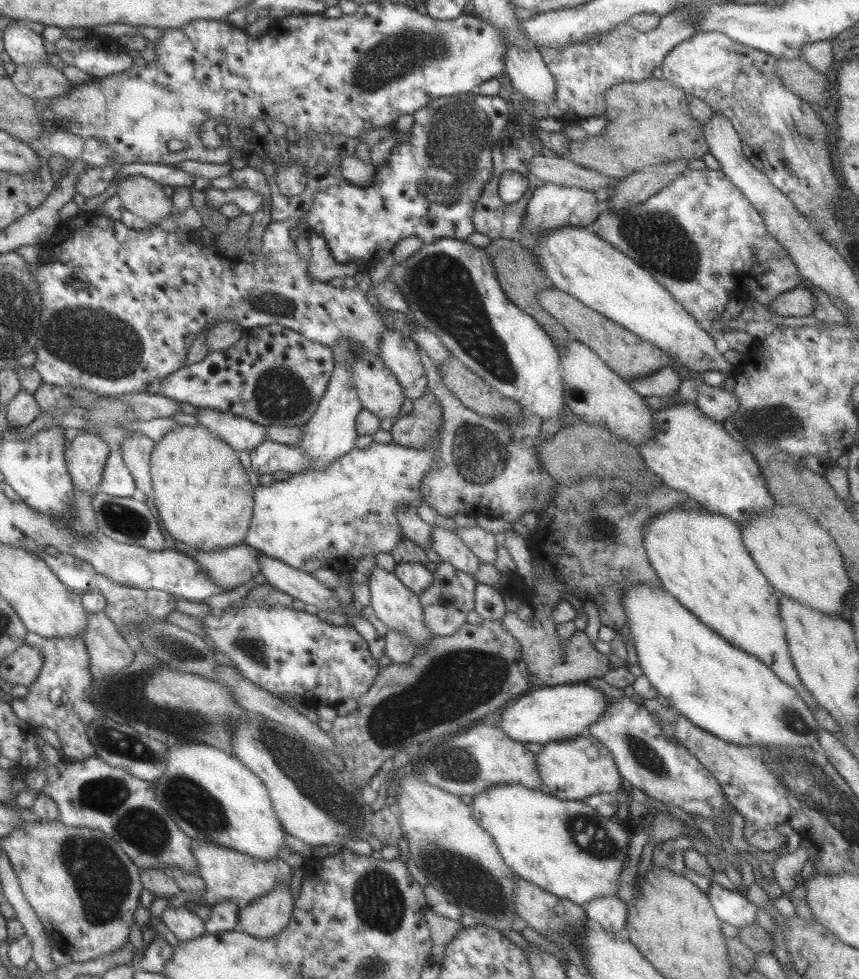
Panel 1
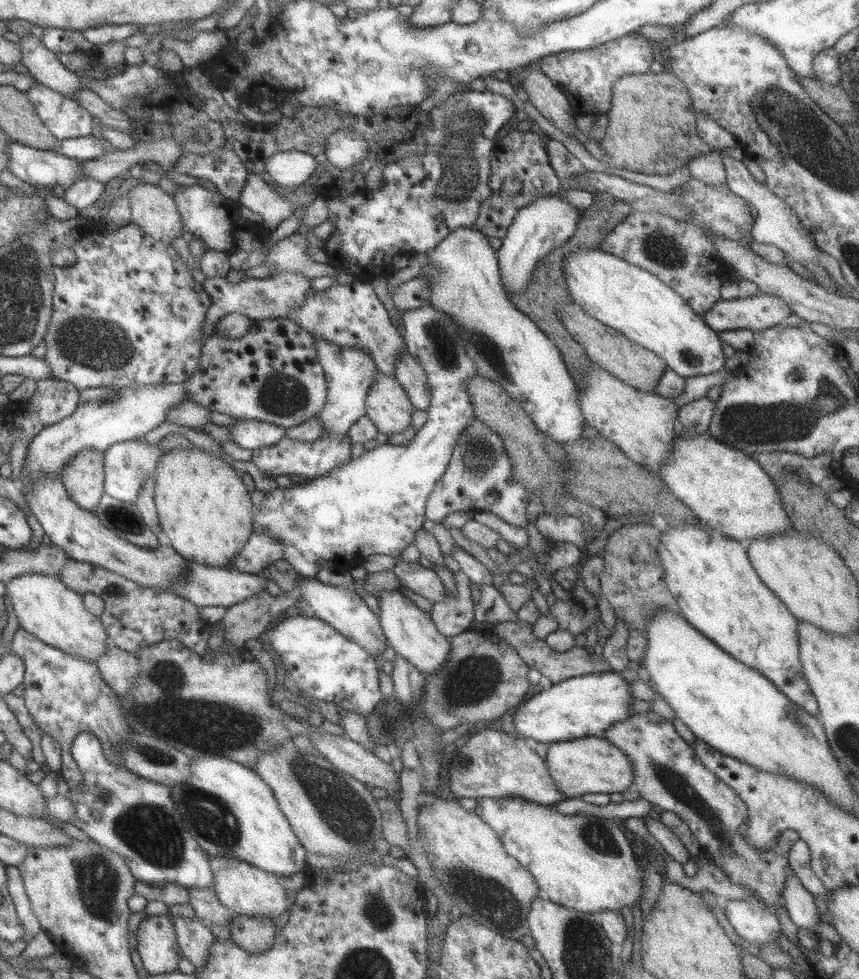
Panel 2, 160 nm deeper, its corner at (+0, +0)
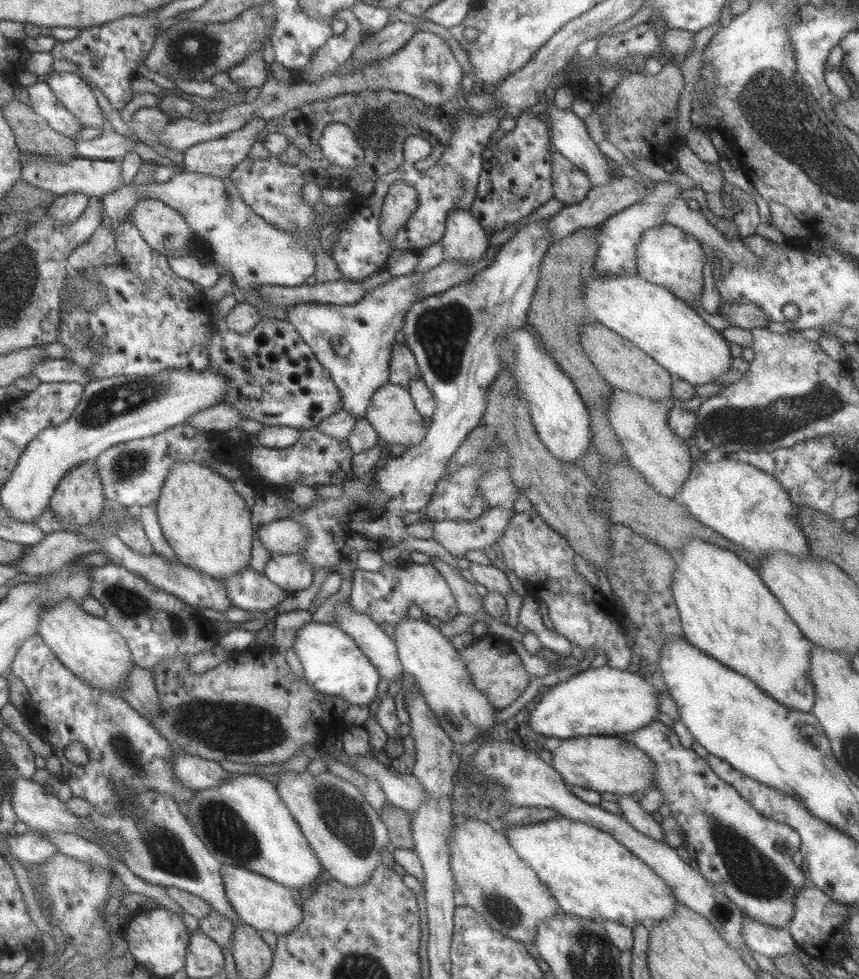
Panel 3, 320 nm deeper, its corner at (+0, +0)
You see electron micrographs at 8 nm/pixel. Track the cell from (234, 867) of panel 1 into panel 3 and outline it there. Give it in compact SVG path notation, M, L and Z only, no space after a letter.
M220 865L224 891L237 918L257 932L268 930L275 935L291 932L302 919L302 901L299 890L281 886L269 878L237 866Z

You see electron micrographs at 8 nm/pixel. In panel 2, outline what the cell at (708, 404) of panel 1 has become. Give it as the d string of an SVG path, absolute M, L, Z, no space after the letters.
M706 397L688 402L678 408L676 414L676 422L680 424L681 434L702 434L706 432L709 421L711 420L711 413L714 409L714 403L709 401Z

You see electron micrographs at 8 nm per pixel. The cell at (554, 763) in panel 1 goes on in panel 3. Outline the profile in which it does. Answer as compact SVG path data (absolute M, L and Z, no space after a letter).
M590 736L561 740L558 748L551 752L550 766L561 775L567 786L588 788L597 793L617 795L644 793L651 788L655 766L647 754L637 750L622 736Z

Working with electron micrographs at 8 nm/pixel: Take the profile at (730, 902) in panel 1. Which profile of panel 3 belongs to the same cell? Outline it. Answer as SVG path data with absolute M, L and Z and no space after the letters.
M742 916L742 937L751 952L758 952L773 960L779 956L793 954L796 944L786 928L771 928Z

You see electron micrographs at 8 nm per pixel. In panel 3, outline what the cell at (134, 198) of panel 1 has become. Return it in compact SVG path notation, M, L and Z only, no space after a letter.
M141 199L135 204L130 221L149 248L169 257L189 255L195 234L174 209L156 199Z

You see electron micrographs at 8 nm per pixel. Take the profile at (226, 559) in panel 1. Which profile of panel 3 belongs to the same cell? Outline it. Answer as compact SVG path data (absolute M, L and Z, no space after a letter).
M283 518L254 530L263 548L271 553L287 554L303 550L308 543L307 528L295 520Z

